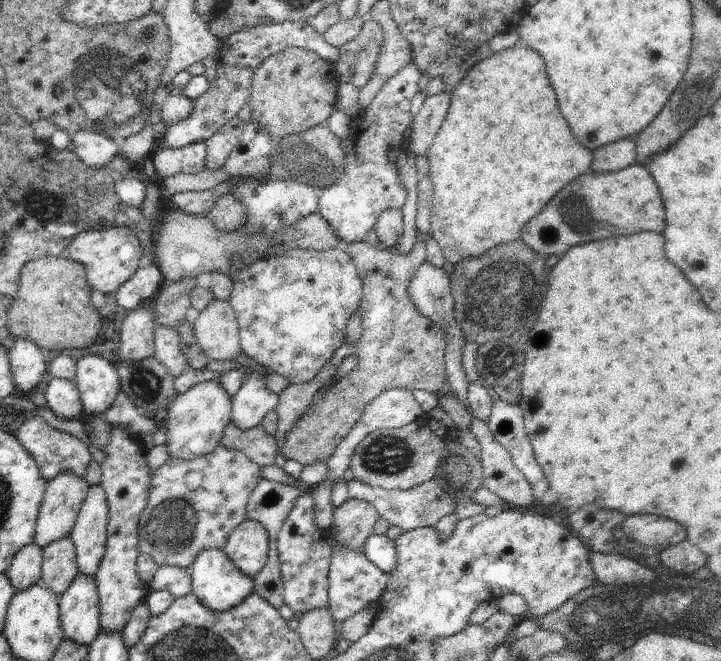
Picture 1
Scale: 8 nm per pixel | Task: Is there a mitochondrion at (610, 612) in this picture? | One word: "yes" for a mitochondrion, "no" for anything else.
yes

